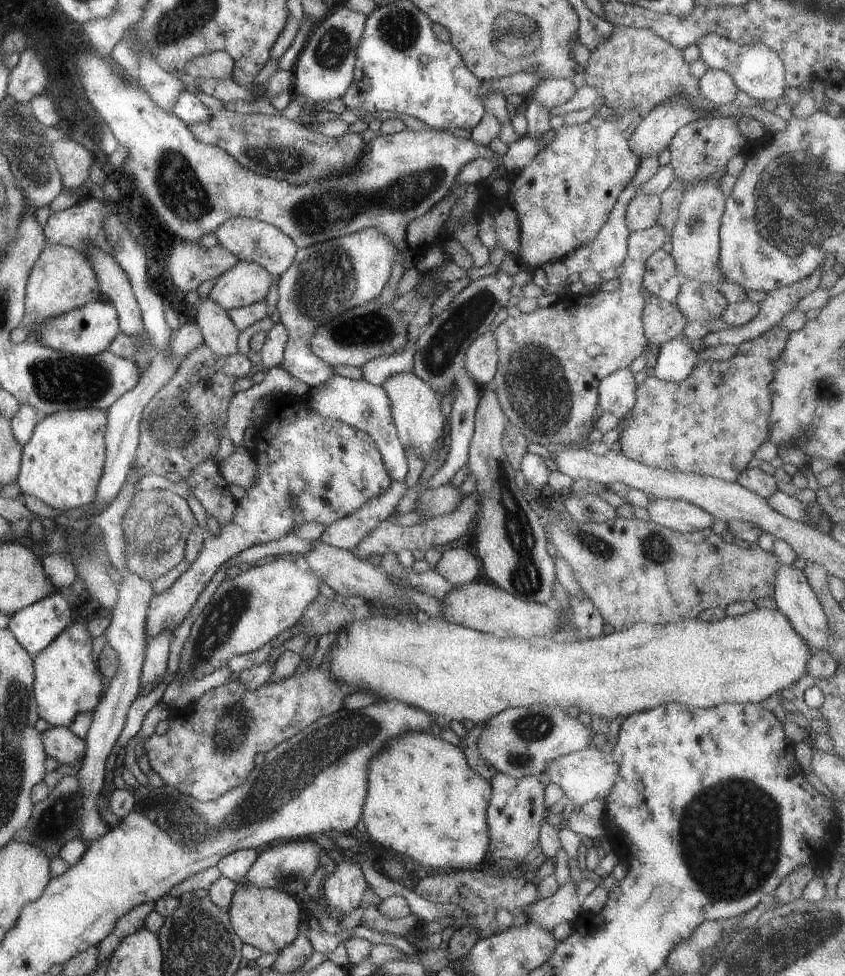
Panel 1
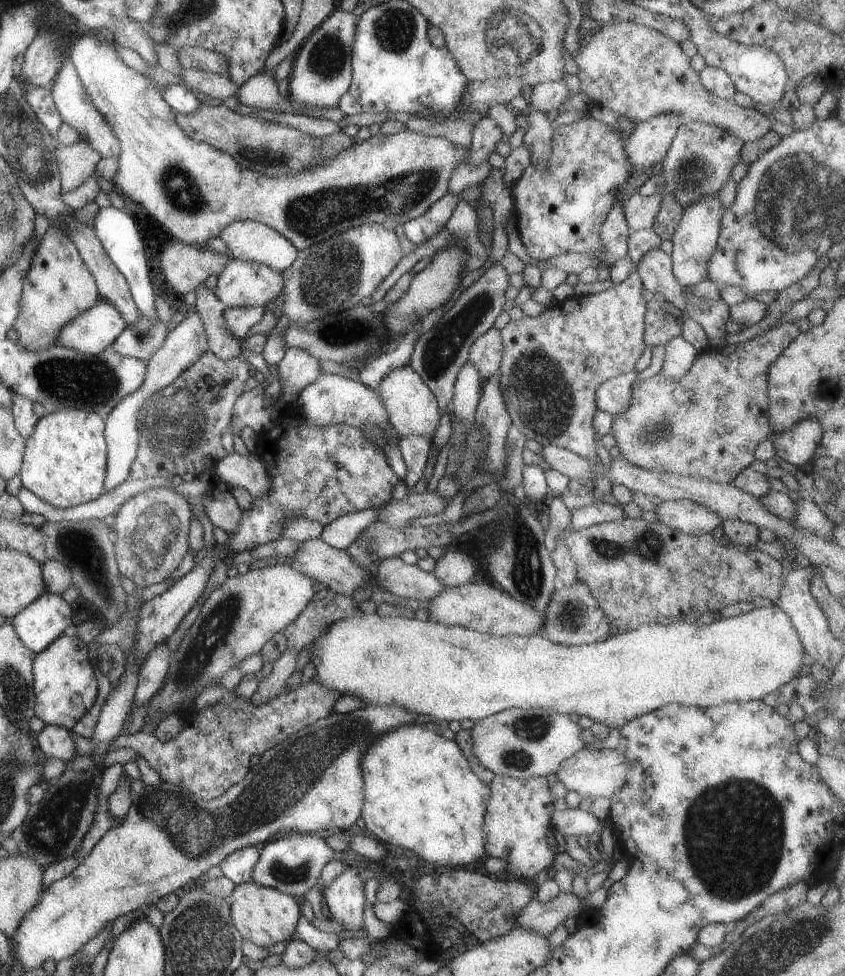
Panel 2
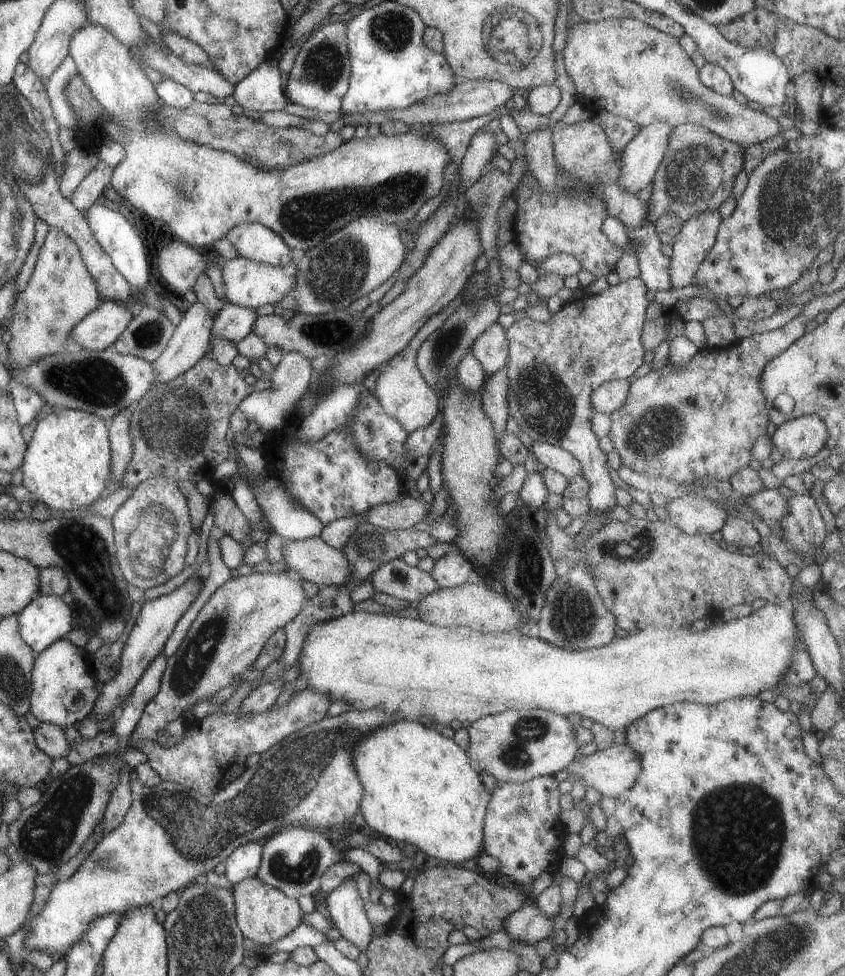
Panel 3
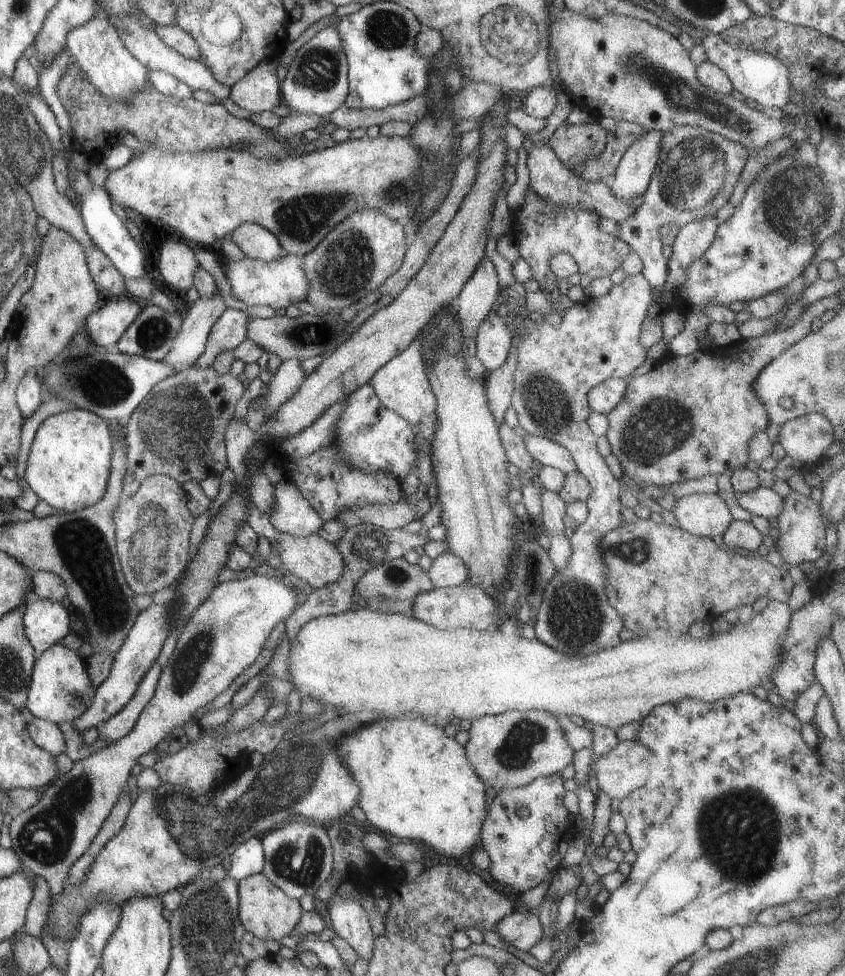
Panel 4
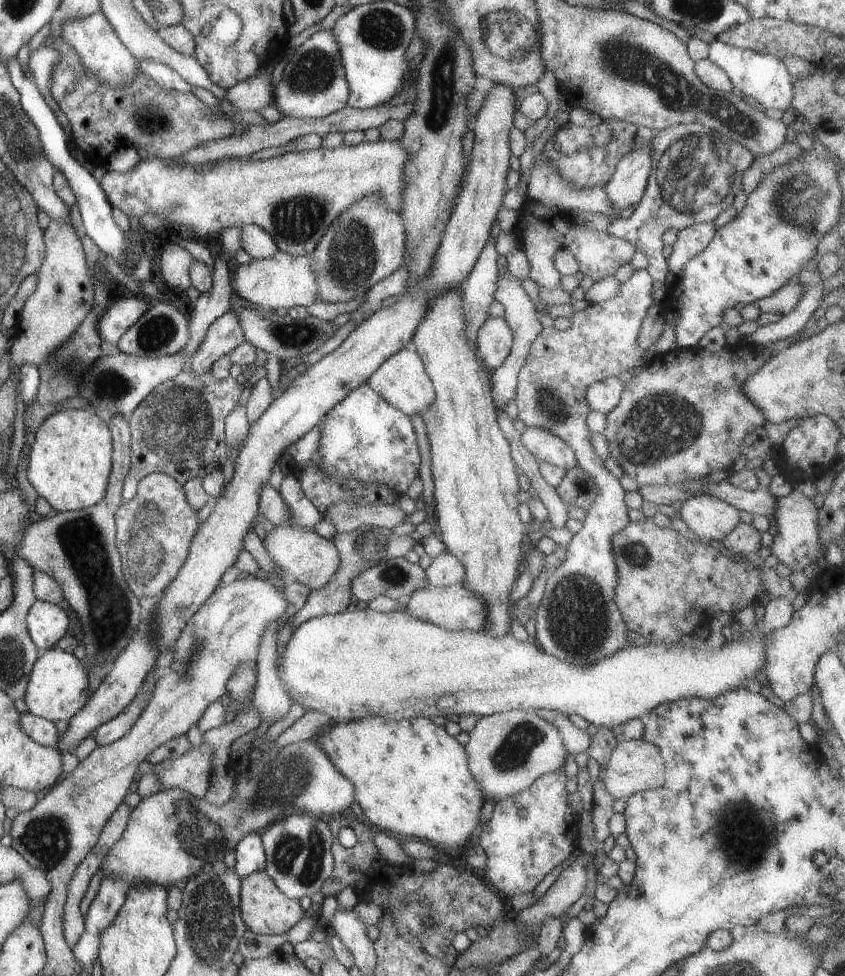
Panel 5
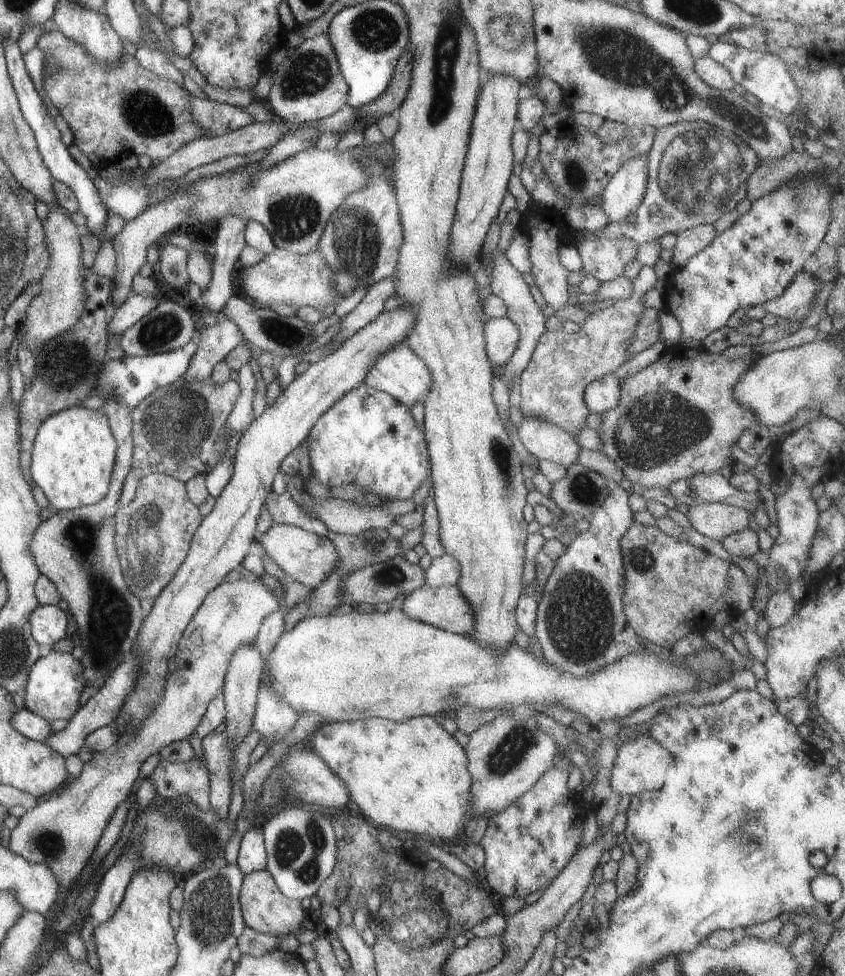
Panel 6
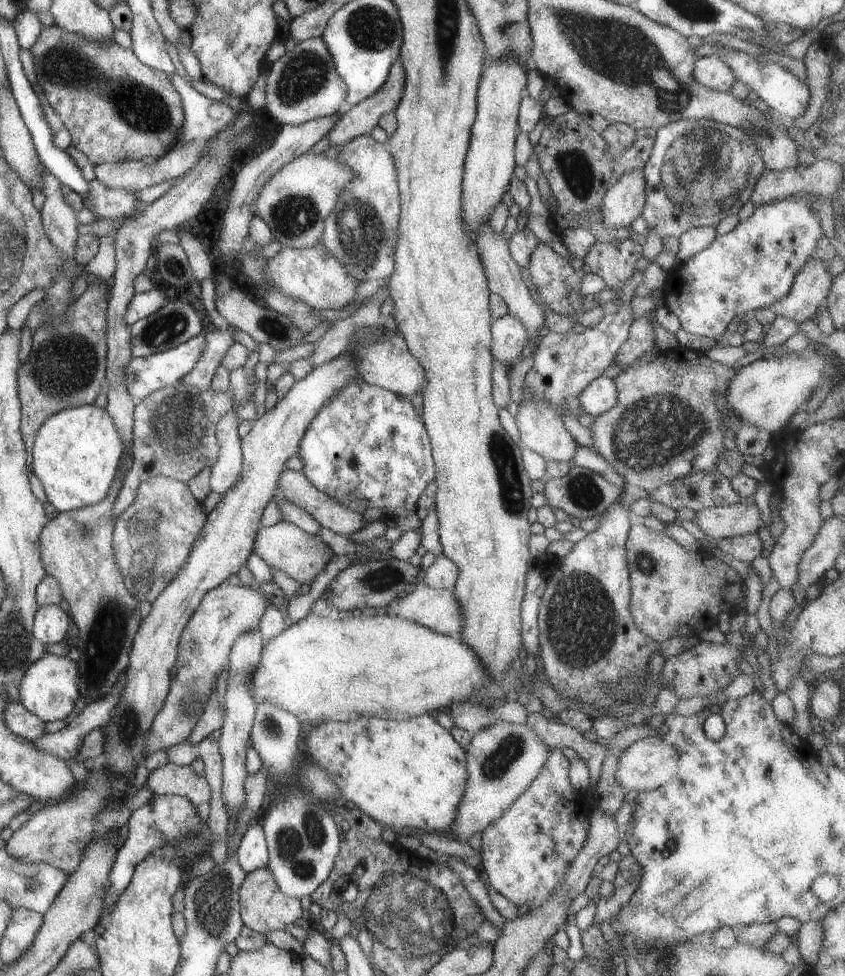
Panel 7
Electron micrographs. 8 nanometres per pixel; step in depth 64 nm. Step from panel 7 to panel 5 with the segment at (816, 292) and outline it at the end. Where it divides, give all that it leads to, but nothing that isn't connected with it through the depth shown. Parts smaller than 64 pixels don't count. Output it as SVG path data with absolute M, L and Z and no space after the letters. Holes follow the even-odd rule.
M791 278L772 295L756 301L755 304L759 307L761 313L767 312L785 316L795 308L797 301L803 296L804 292L803 286L796 279Z

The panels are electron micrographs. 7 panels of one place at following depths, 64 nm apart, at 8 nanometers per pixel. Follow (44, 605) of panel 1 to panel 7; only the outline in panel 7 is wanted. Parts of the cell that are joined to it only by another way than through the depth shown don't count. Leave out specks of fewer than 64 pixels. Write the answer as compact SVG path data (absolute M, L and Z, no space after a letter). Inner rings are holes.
M59 605L40 606L34 614L34 637L45 646L63 641L67 628L69 628L69 615Z

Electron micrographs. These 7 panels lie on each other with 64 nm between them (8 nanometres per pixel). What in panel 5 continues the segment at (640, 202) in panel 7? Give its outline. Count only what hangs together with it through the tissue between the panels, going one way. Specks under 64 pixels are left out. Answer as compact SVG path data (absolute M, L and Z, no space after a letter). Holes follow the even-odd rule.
M650 144L629 150L617 162L613 175L604 187L615 212L620 213L628 206L639 203L646 188L649 172L651 172Z

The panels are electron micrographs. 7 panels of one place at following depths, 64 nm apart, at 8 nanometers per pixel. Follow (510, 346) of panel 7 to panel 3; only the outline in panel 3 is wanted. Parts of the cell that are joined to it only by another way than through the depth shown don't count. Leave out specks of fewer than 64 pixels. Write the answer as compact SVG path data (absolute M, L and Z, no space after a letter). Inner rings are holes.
M496 320L473 339L471 348L473 356L487 376L506 364L508 342L504 329Z

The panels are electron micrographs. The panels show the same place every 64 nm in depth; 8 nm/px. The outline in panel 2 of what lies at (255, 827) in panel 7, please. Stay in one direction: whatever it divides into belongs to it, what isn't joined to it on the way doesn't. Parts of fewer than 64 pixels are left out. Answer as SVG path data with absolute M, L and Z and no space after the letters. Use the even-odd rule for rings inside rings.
M247 845L235 849L223 857L223 860L218 864L222 875L234 885L249 881L259 853L260 846L258 845Z

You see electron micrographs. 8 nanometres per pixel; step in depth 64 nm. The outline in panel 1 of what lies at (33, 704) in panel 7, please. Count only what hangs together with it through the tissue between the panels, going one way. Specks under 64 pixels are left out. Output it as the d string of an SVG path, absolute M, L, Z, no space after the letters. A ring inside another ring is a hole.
M71 622L67 625L41 652L33 657L34 667L34 697L38 699L39 718L49 722L52 727L68 727L79 712L90 712L100 700L99 694L103 686L101 676L95 671L91 661L91 640L86 626L81 622Z

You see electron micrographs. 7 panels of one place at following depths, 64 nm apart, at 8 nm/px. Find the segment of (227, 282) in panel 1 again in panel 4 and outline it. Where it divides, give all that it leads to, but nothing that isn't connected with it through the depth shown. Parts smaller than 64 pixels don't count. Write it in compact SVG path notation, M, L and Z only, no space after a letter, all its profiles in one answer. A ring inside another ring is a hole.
M285 255L275 262L261 262L257 259L243 258L229 260L225 265L224 276L231 288L233 298L245 306L266 305L272 310L287 308L292 303L303 301L307 294L307 278L301 270L301 262L297 256Z

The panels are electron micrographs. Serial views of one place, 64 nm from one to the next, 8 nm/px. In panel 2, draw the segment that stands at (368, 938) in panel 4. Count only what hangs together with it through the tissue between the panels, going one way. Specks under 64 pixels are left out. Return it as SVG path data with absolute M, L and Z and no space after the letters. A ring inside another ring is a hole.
M348 866L330 886L321 888L323 910L327 917L351 931L364 930L362 912L365 898L363 884L359 880L360 870L357 866Z

